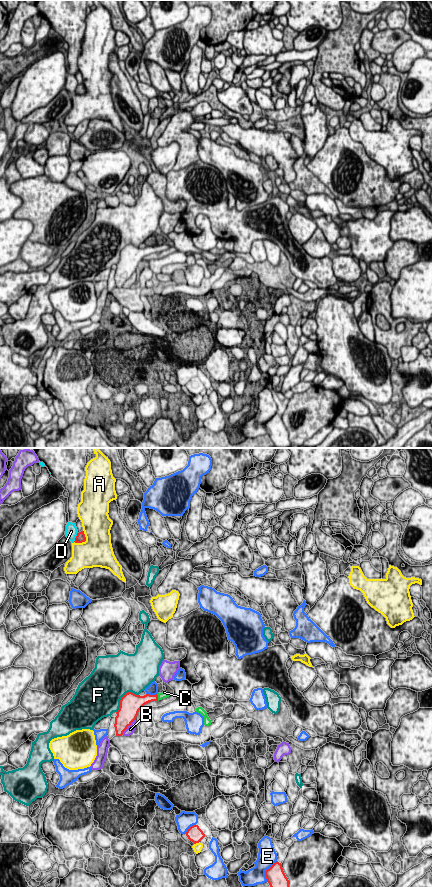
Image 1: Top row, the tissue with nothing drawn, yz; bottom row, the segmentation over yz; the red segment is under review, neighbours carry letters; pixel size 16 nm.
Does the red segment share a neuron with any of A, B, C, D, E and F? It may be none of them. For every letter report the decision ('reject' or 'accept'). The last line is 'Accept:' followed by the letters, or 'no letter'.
A: reject
B: reject
C: accept
D: reject
E: reject
F: reject
Accept: C

